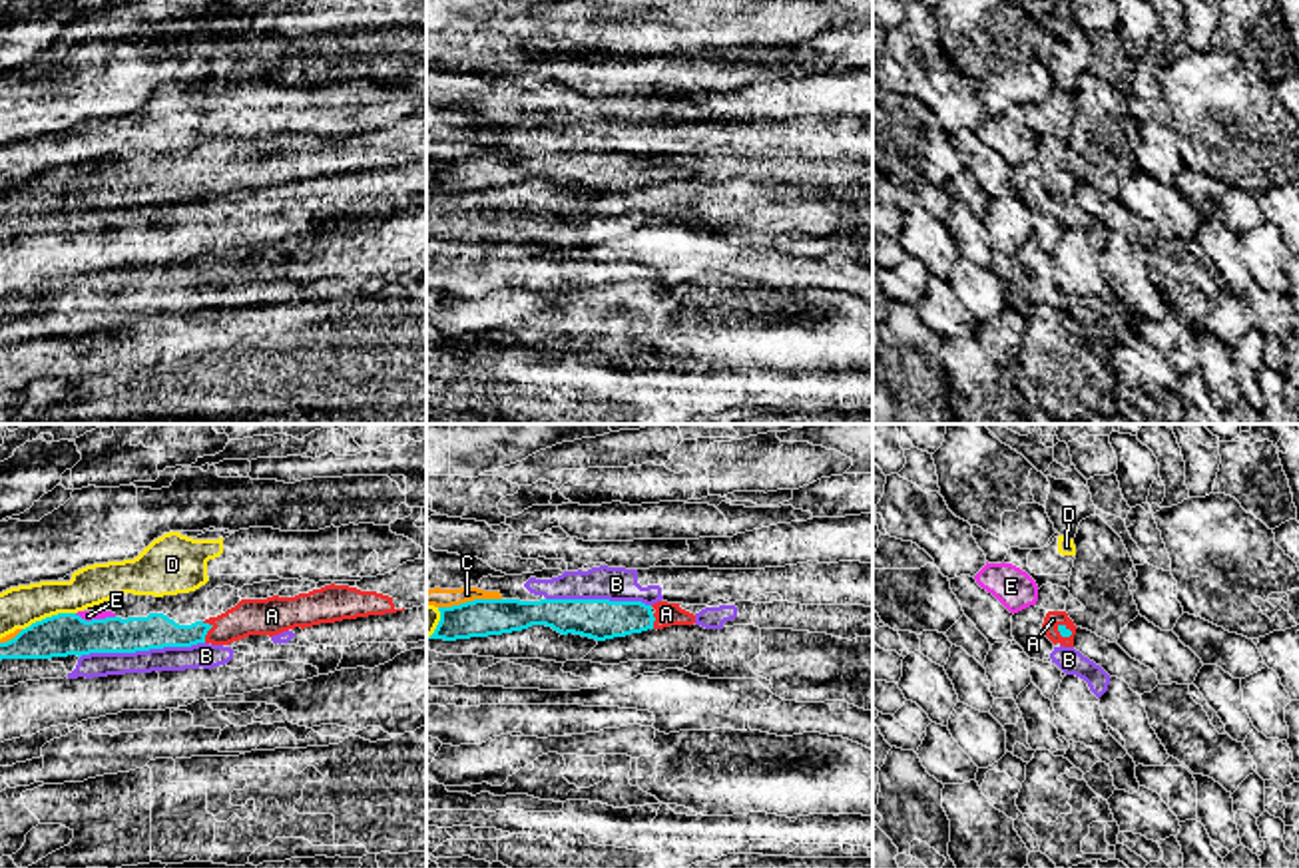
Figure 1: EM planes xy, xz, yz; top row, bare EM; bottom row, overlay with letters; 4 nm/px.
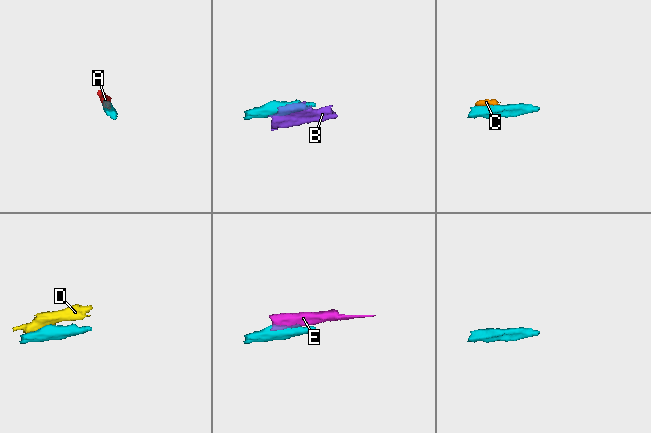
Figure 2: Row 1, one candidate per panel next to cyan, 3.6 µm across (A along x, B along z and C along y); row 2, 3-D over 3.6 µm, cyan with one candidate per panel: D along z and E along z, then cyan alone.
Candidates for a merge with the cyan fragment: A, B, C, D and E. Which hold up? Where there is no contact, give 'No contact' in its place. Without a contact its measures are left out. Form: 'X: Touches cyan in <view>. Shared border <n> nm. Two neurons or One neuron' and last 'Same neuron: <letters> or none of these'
A: Touches cyan in xy. Shared border 90 nm. One neuron
B: Touches cyan in xy. Shared border 500 nm. Two neurons
C: Touches cyan in xz. Shared border 260 nm. Two neurons
D: Touches cyan in xy. Shared border 220 nm. Two neurons
E: Touches cyan in xy. Shared border 170 nm. Two neurons
Same neuron: A

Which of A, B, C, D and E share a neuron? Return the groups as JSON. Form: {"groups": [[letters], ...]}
{"groups": [["A"], ["B"], ["C", "E"], ["D"]]}

